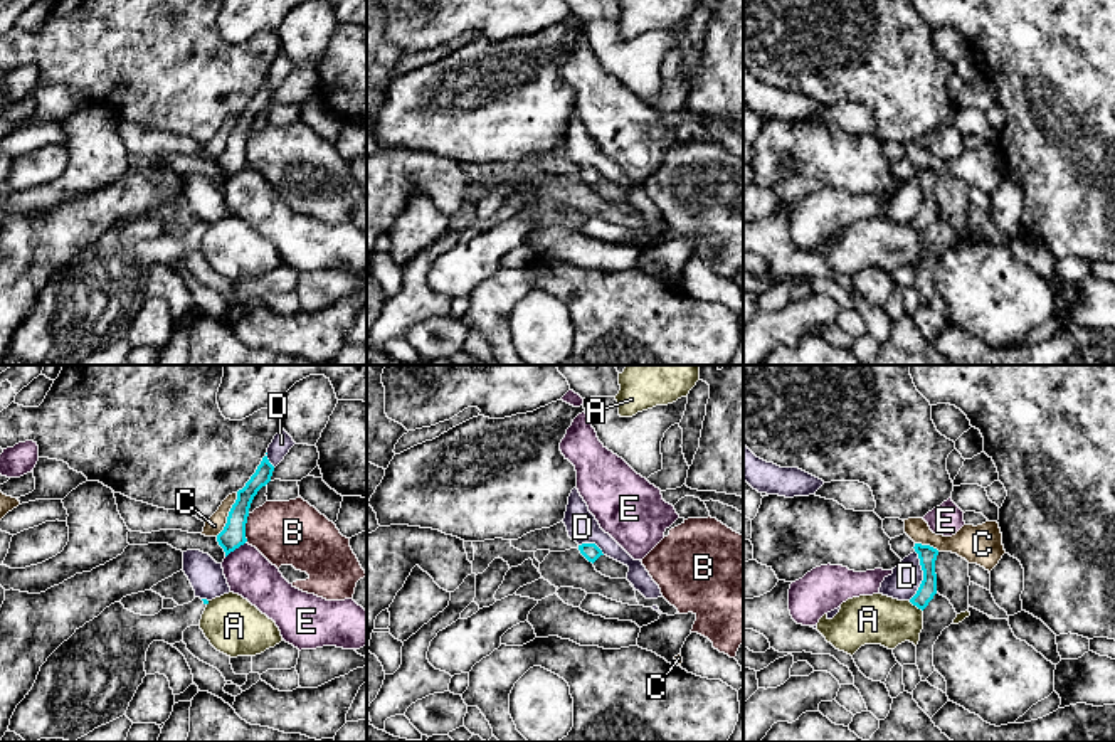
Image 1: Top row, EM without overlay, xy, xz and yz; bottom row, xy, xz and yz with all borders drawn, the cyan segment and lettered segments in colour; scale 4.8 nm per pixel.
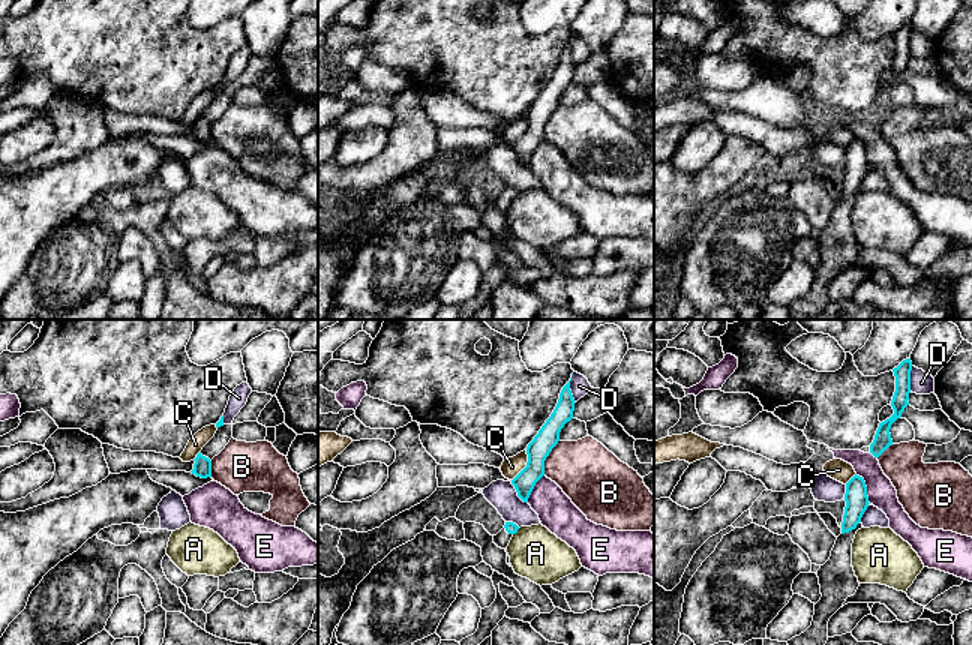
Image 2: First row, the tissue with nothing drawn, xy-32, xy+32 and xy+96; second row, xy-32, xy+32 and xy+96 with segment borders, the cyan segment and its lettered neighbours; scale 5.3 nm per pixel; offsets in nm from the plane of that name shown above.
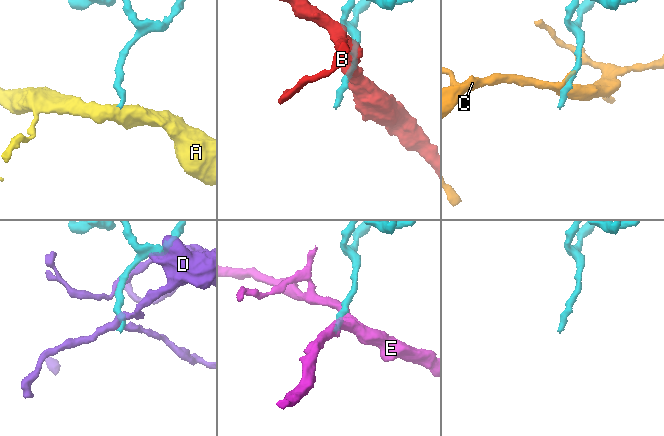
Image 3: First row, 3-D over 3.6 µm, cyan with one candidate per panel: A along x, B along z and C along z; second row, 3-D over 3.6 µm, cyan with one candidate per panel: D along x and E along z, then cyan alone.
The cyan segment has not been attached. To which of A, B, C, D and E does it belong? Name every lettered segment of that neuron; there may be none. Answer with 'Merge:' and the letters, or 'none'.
Merge: none

